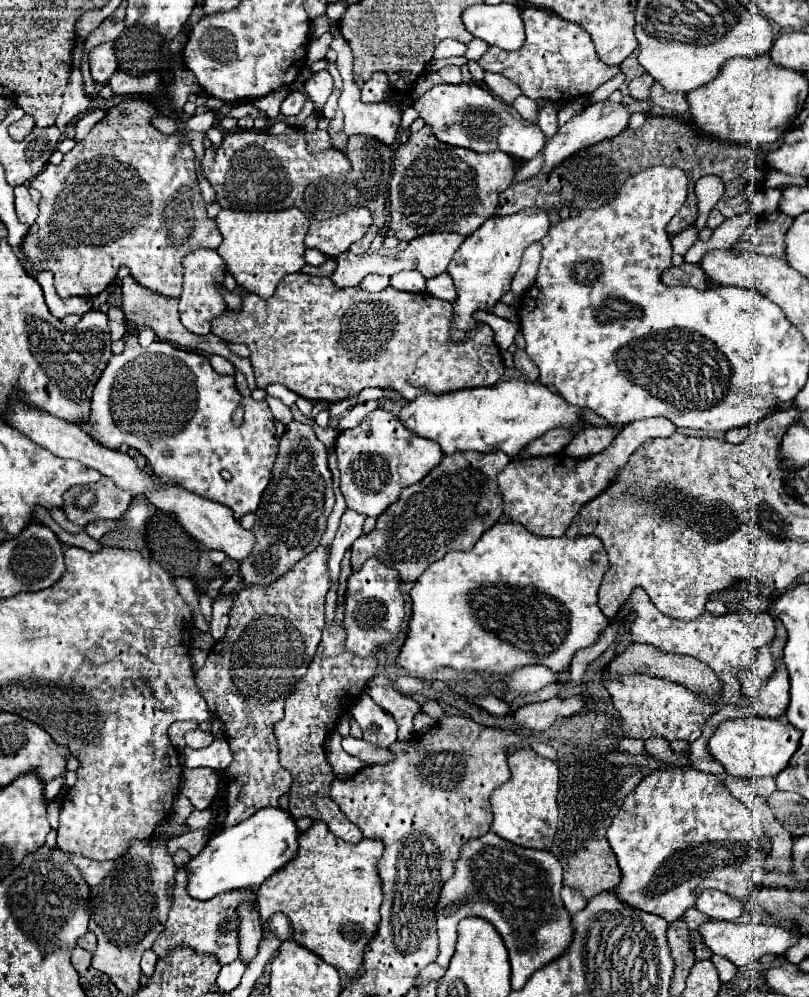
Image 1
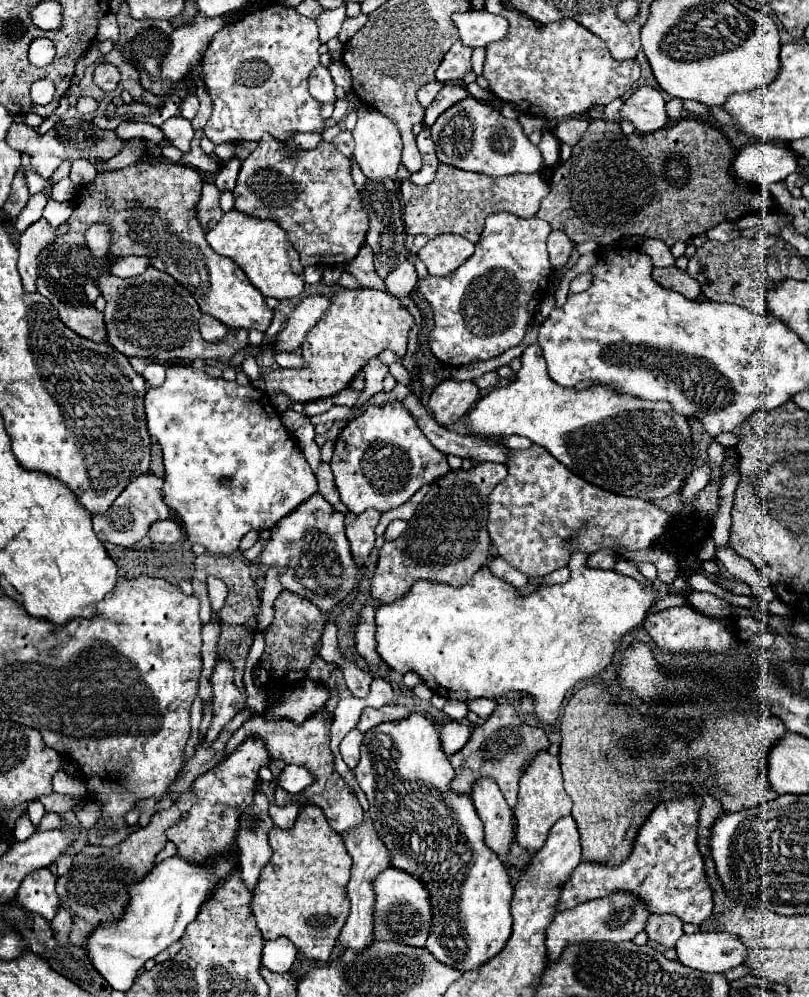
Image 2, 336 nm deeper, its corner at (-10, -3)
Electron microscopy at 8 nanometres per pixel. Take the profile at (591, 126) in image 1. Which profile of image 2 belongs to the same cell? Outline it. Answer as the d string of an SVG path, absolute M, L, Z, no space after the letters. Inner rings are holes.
M638 88L632 96L624 100L624 106L620 110L620 122L630 122L636 126L640 134L656 132L668 124L668 116L664 110L664 98L654 88Z

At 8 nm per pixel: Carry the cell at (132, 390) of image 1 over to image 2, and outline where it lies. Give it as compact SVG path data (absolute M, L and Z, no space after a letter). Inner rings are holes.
M172 364L166 370L162 386L146 388L144 410L148 434L158 440L164 452L164 502L180 516L186 538L192 544L202 544L210 554L220 556L236 552L244 534L252 530L270 530L280 518L318 490L316 476L304 452L282 424L268 394L254 386L240 386L236 380L228 382L224 378L212 378L204 370L192 366ZM224 476L232 478L230 486L220 484Z

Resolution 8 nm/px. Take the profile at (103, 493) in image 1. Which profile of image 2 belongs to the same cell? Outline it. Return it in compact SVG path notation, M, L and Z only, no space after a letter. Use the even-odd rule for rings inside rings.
M146 474L132 480L104 514L94 516L94 532L102 542L130 548L134 542L146 536L152 522L164 518L170 518L170 508L162 500L162 480L154 474Z

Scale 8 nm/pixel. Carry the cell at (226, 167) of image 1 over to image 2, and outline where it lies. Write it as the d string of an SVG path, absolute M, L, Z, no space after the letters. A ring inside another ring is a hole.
M268 134L258 142L258 148L242 162L236 186L232 190L234 208L250 216L278 222L298 250L302 266L348 264L356 258L368 234L368 216L350 174L350 158L338 152L330 142L320 142L314 150L298 150L296 156L284 156L282 148L284 144Z

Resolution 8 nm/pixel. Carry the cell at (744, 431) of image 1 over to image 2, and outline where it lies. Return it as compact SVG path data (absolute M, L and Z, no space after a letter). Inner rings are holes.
M704 462L686 480L686 486L684 486L684 504L688 506L692 502L692 498L696 496L696 492L700 492L710 482L712 482L712 466L710 466L710 462Z

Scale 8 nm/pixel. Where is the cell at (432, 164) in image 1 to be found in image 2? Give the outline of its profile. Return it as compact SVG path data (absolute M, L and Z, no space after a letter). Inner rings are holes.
M440 164L436 178L426 186L416 186L410 178L402 180L400 194L404 202L404 226L410 236L424 234L434 238L450 232L460 234L472 244L480 240L484 220L496 212L510 212L520 218L532 218L538 212L540 200L548 196L550 188L540 174L510 174L510 176L486 176L480 172L466 172L454 166Z

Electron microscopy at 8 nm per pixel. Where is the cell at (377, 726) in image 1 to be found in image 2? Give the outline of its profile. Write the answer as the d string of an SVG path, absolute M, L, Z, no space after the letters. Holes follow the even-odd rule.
M412 712L402 720L384 722L368 730L362 740L360 762L354 768L354 774L360 788L368 796L368 814L374 820L376 830L384 836L388 848L392 848L392 866L420 876L420 880L430 886L436 920L432 920L428 952L438 962L460 972L476 970L492 960L506 946L512 932L512 884L506 866L498 860L498 856L492 856L484 844L482 822L472 808L472 798L448 792L454 772L448 758L444 758L444 752L440 752L440 734L434 722Z

